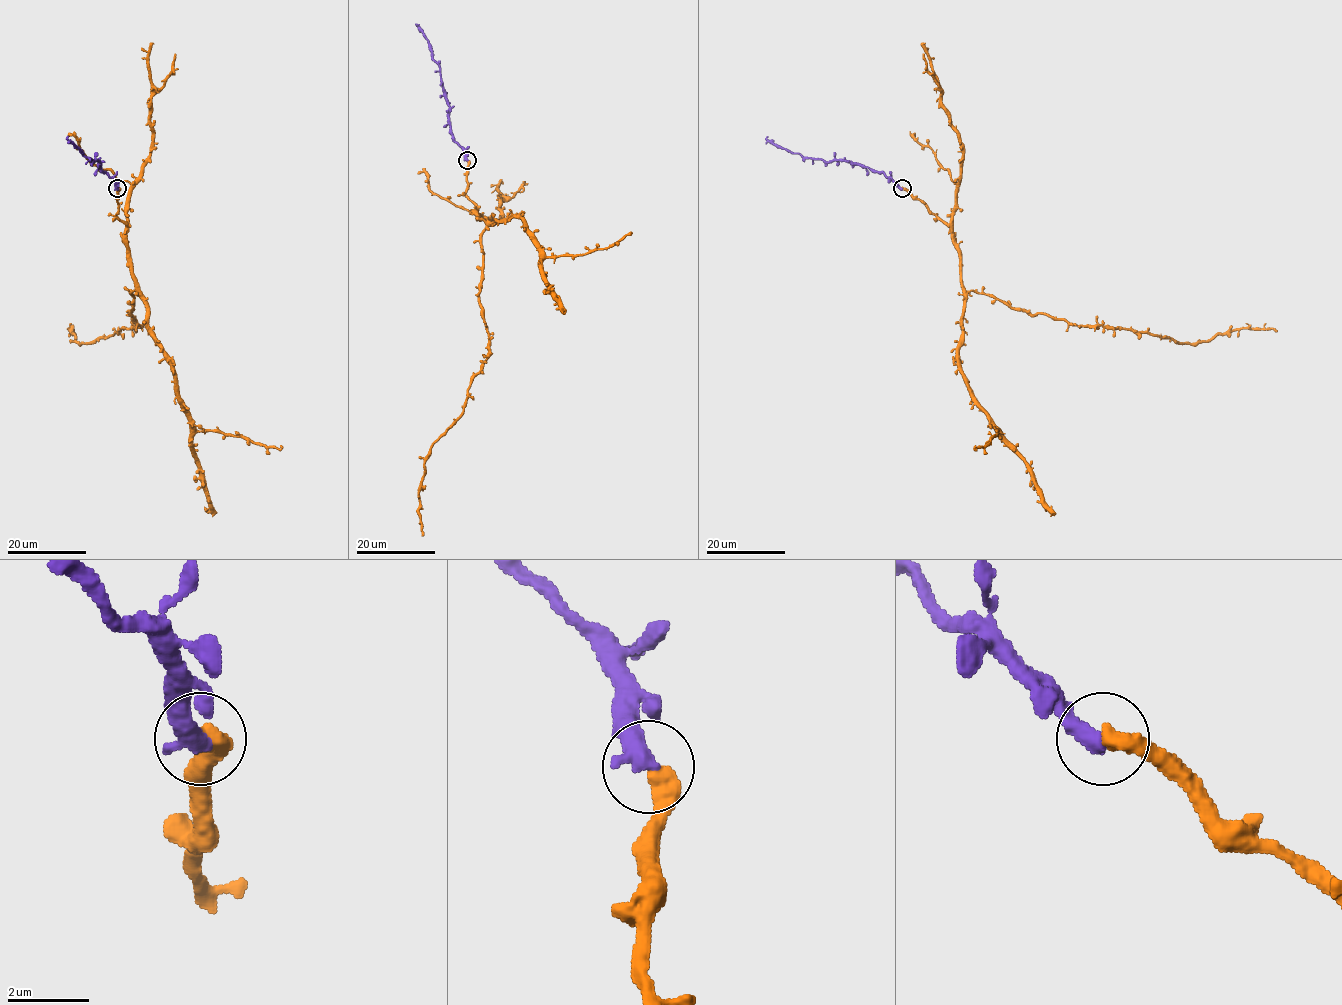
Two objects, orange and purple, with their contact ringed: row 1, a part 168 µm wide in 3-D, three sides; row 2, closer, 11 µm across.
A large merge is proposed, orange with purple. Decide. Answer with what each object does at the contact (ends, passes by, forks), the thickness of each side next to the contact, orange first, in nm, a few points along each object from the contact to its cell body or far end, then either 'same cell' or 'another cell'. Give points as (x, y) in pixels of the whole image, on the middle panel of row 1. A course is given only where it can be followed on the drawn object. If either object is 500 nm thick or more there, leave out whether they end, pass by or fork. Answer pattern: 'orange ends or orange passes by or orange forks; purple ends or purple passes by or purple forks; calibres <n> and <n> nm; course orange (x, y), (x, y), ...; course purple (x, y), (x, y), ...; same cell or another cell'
calibres 500 and 500 nm; course orange (467, 160), (465, 195), (486, 225), (479, 304), (488, 357), (463, 413), (424, 464), (423, 535); course purple (467, 160), (450, 126), (450, 106), (439, 65), (417, 26); same cell

